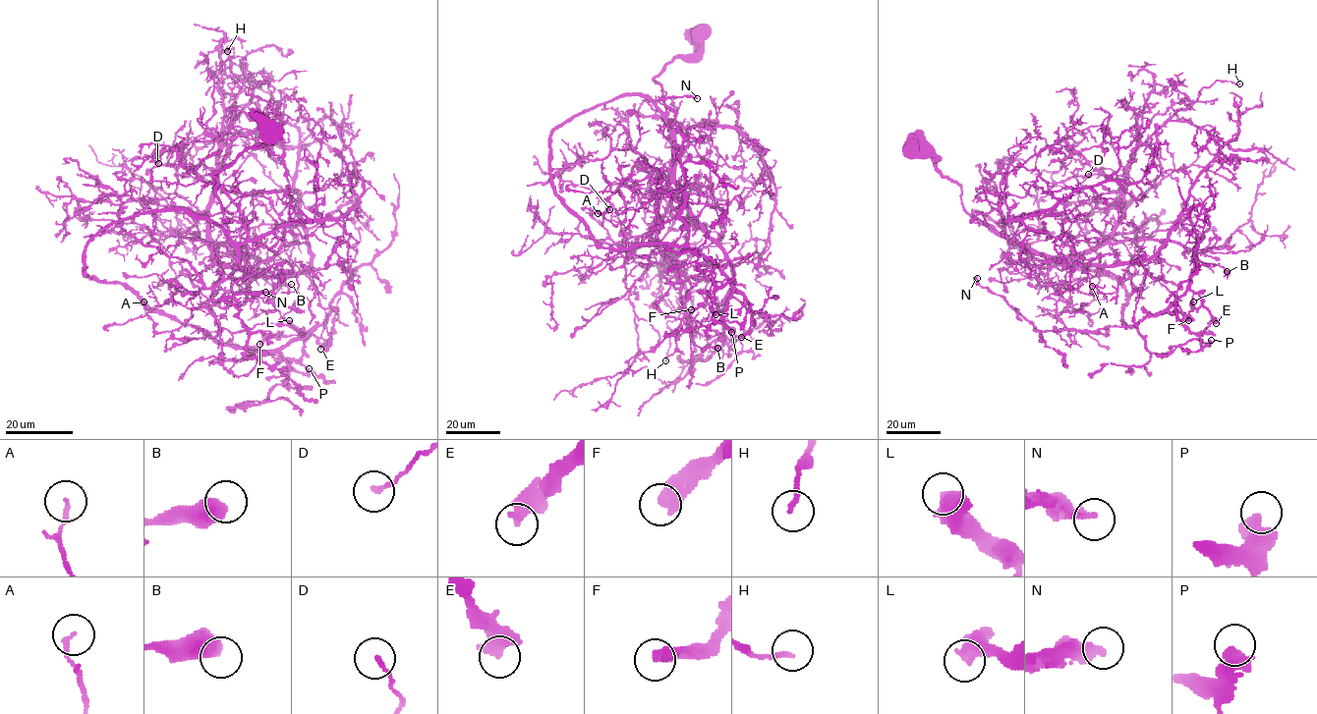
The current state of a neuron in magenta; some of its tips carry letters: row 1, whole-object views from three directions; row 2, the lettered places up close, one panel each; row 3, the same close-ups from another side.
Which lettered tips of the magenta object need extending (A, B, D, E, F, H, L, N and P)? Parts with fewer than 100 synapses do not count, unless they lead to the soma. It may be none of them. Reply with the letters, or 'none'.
none

